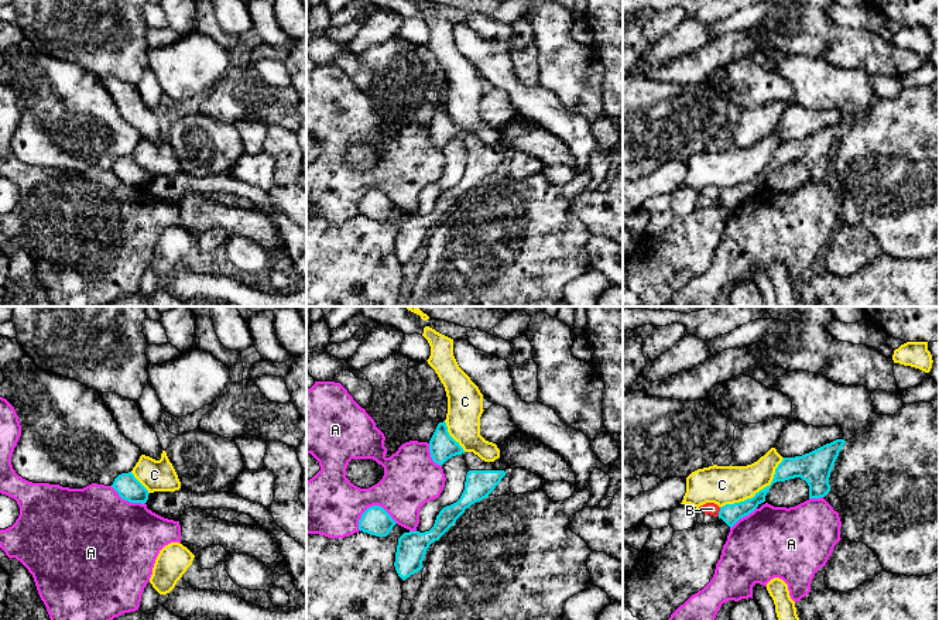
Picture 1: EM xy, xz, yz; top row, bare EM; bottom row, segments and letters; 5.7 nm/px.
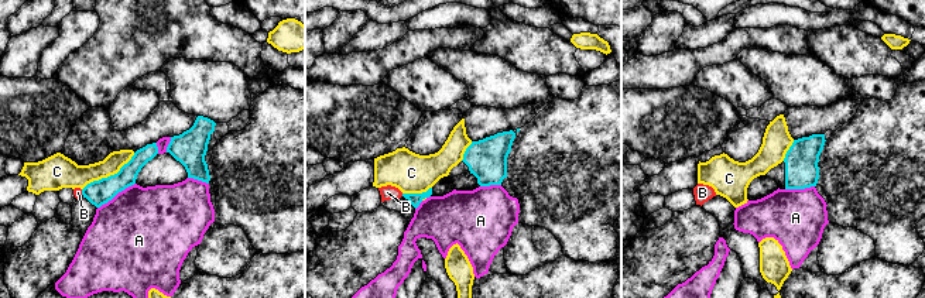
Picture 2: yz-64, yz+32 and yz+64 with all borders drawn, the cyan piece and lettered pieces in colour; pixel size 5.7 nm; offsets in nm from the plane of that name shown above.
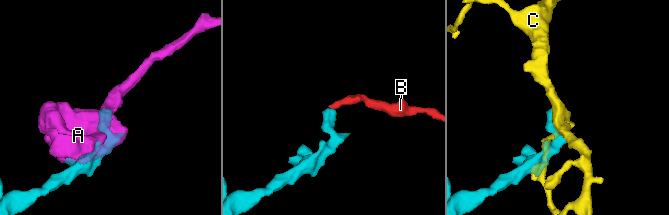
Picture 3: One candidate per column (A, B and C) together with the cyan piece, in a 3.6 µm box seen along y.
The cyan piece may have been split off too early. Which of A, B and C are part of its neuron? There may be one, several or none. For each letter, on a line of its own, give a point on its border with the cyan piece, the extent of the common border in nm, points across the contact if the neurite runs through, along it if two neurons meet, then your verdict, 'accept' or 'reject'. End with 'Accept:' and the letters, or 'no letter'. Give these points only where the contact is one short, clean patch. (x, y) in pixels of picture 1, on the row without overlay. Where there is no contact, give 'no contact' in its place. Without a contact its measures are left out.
A: meets cyan in xz at (373, 189); contact 240 nm long; reject
B: meets cyan in yz at (719, 195); contact 60 nm long; reject
C: meets cyan in yz at (758, 175); contact 460 nm long; reject
Accept: no letter

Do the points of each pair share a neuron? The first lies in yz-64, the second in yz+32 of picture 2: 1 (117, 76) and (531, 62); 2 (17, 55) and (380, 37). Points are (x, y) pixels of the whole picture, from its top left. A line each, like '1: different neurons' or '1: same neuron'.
1: same neuron
2: same neuron

